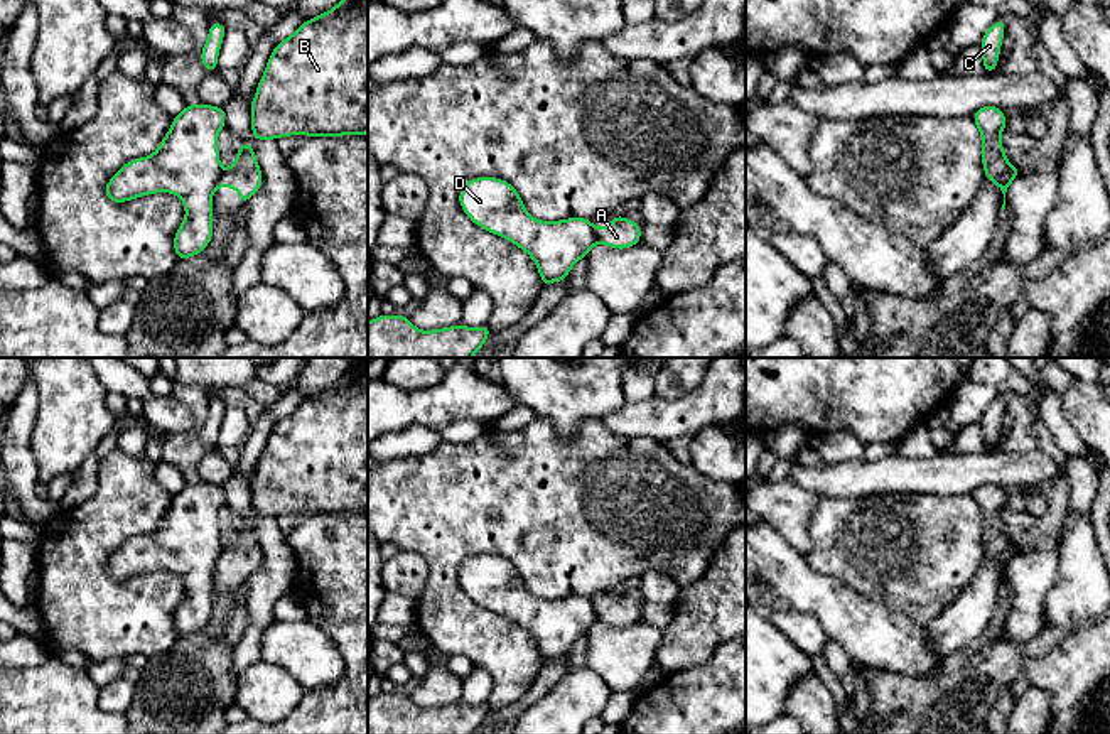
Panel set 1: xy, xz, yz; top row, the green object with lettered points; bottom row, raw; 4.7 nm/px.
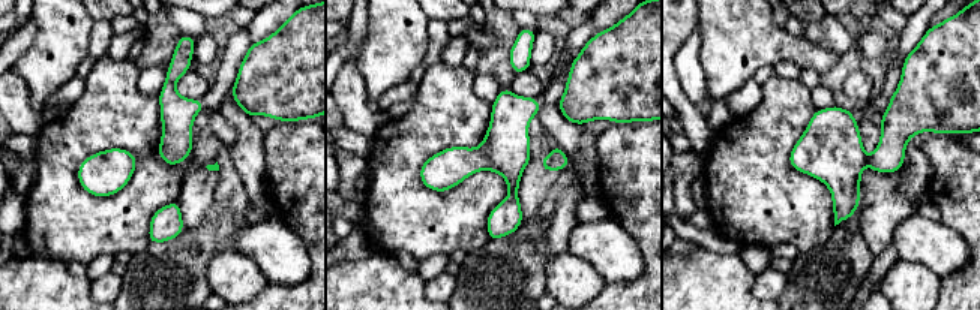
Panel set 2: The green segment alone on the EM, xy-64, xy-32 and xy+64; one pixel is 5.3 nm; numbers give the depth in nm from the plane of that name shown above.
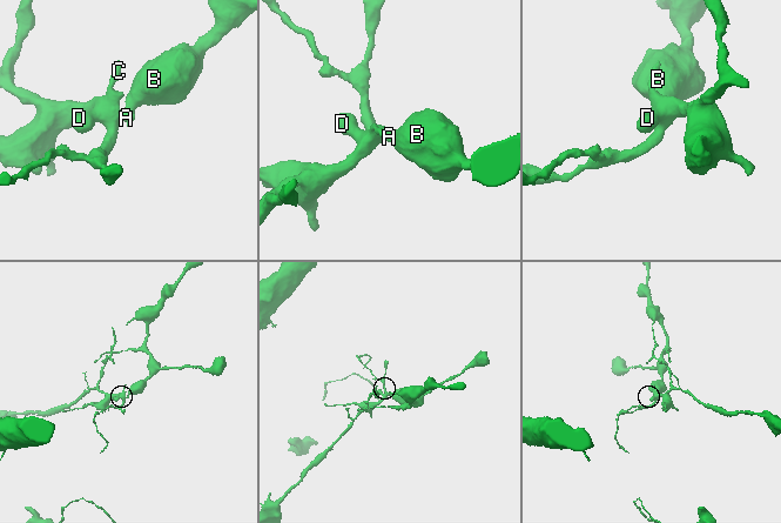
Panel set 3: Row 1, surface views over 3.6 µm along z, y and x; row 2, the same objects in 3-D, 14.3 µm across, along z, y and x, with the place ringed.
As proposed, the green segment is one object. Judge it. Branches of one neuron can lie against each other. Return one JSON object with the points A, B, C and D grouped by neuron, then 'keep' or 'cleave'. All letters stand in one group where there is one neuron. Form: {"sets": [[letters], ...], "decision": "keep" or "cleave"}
{"sets": [["A", "B"], ["C", "D"]], "decision": "cleave"}

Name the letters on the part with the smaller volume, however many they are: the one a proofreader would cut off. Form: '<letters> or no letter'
A, B

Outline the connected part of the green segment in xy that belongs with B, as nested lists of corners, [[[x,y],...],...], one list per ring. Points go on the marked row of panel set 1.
[[[341,0],[278,42],[250,105],[255,140],[368,133],[368,0]]]

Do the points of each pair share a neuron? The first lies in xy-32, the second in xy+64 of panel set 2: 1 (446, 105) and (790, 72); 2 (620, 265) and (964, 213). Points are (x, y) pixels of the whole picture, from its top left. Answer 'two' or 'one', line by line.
1: two
2: two

